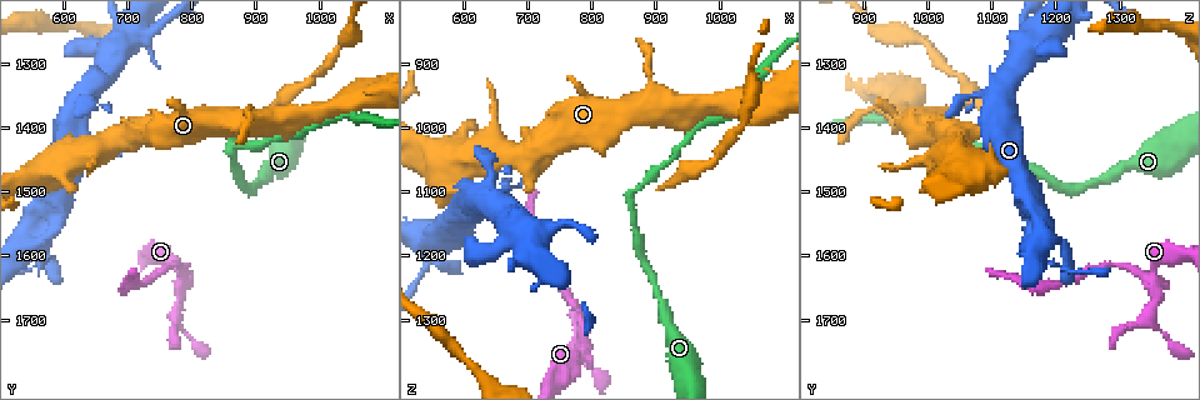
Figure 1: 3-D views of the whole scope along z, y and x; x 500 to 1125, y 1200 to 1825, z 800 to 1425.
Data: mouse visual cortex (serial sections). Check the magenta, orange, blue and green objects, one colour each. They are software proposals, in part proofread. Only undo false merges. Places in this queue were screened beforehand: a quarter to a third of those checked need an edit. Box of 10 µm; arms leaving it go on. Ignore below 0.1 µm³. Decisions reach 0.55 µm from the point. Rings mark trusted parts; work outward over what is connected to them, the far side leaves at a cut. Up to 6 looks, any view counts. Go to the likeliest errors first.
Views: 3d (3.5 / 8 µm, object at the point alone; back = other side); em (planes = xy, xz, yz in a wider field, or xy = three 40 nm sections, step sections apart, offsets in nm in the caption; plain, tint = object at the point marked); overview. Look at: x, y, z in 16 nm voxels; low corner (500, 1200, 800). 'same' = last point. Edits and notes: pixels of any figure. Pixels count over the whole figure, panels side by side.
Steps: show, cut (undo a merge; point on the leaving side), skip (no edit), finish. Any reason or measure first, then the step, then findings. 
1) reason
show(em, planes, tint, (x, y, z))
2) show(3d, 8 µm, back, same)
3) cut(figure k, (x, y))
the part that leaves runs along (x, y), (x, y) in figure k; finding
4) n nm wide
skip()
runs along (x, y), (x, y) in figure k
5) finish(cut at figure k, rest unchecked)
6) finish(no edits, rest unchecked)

side arm on a straight run
show(em, planes, tint, (775, 1665, 1355))

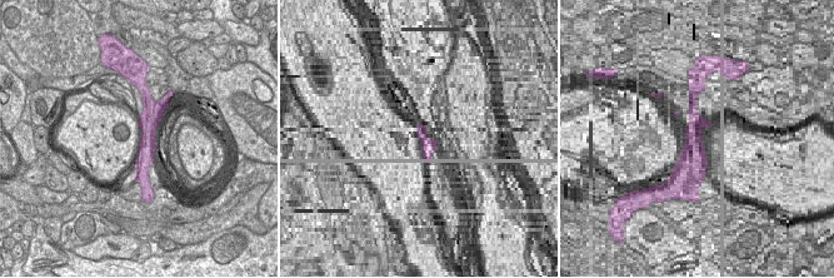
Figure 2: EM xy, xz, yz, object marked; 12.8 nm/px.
show(3d, 3.5 µm, same)

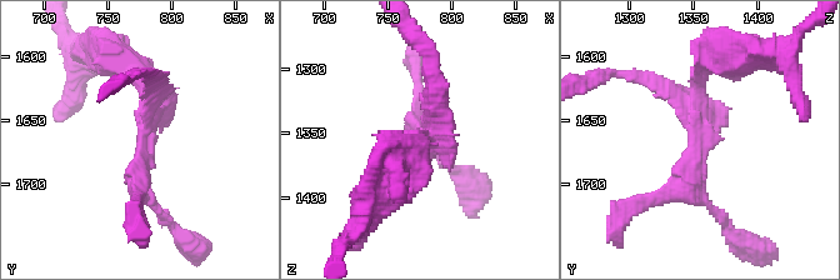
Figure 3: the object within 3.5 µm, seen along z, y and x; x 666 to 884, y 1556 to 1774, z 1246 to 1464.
3 arms
cut(figure 3, (649, 79))
border along (155, 103), (154, 118), (158, 122) in figure 2; two cells meet here

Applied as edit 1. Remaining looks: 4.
a narrow waist
show(3d, 3.5 µm, (560, 1610, 1205))

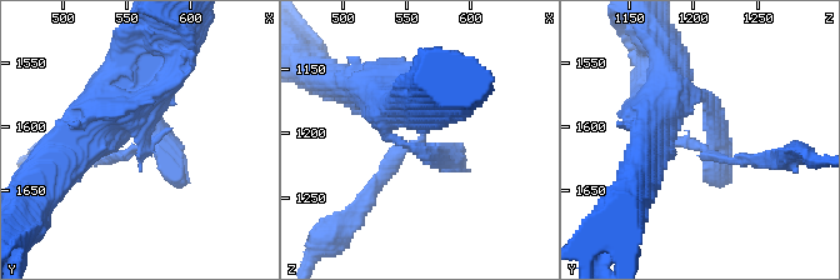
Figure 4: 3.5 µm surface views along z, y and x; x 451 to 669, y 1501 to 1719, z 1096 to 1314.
arms of 150, 300 nm
show(em, xy, step 5, tint, (562, 1614, 1202))

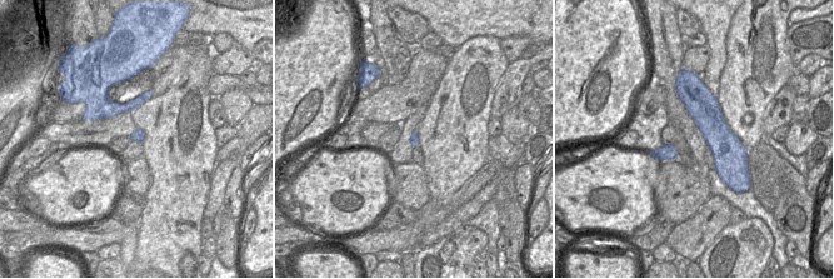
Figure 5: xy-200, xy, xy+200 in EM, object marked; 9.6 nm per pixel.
another direction
show(em, xy, step 2, tint, same)

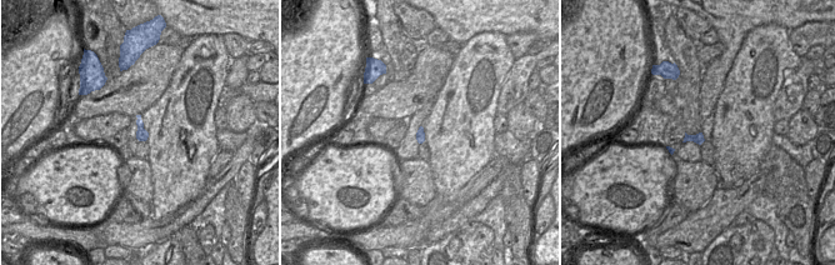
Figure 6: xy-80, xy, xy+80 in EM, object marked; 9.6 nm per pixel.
cut(figure 4, (116, 156))
the part that leaves runs along (675, 143), (759, 161) in figure 4; a second cell is stuck on

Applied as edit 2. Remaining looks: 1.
finish(cut at figure 3, cut at figure 4, rest unchecked)

